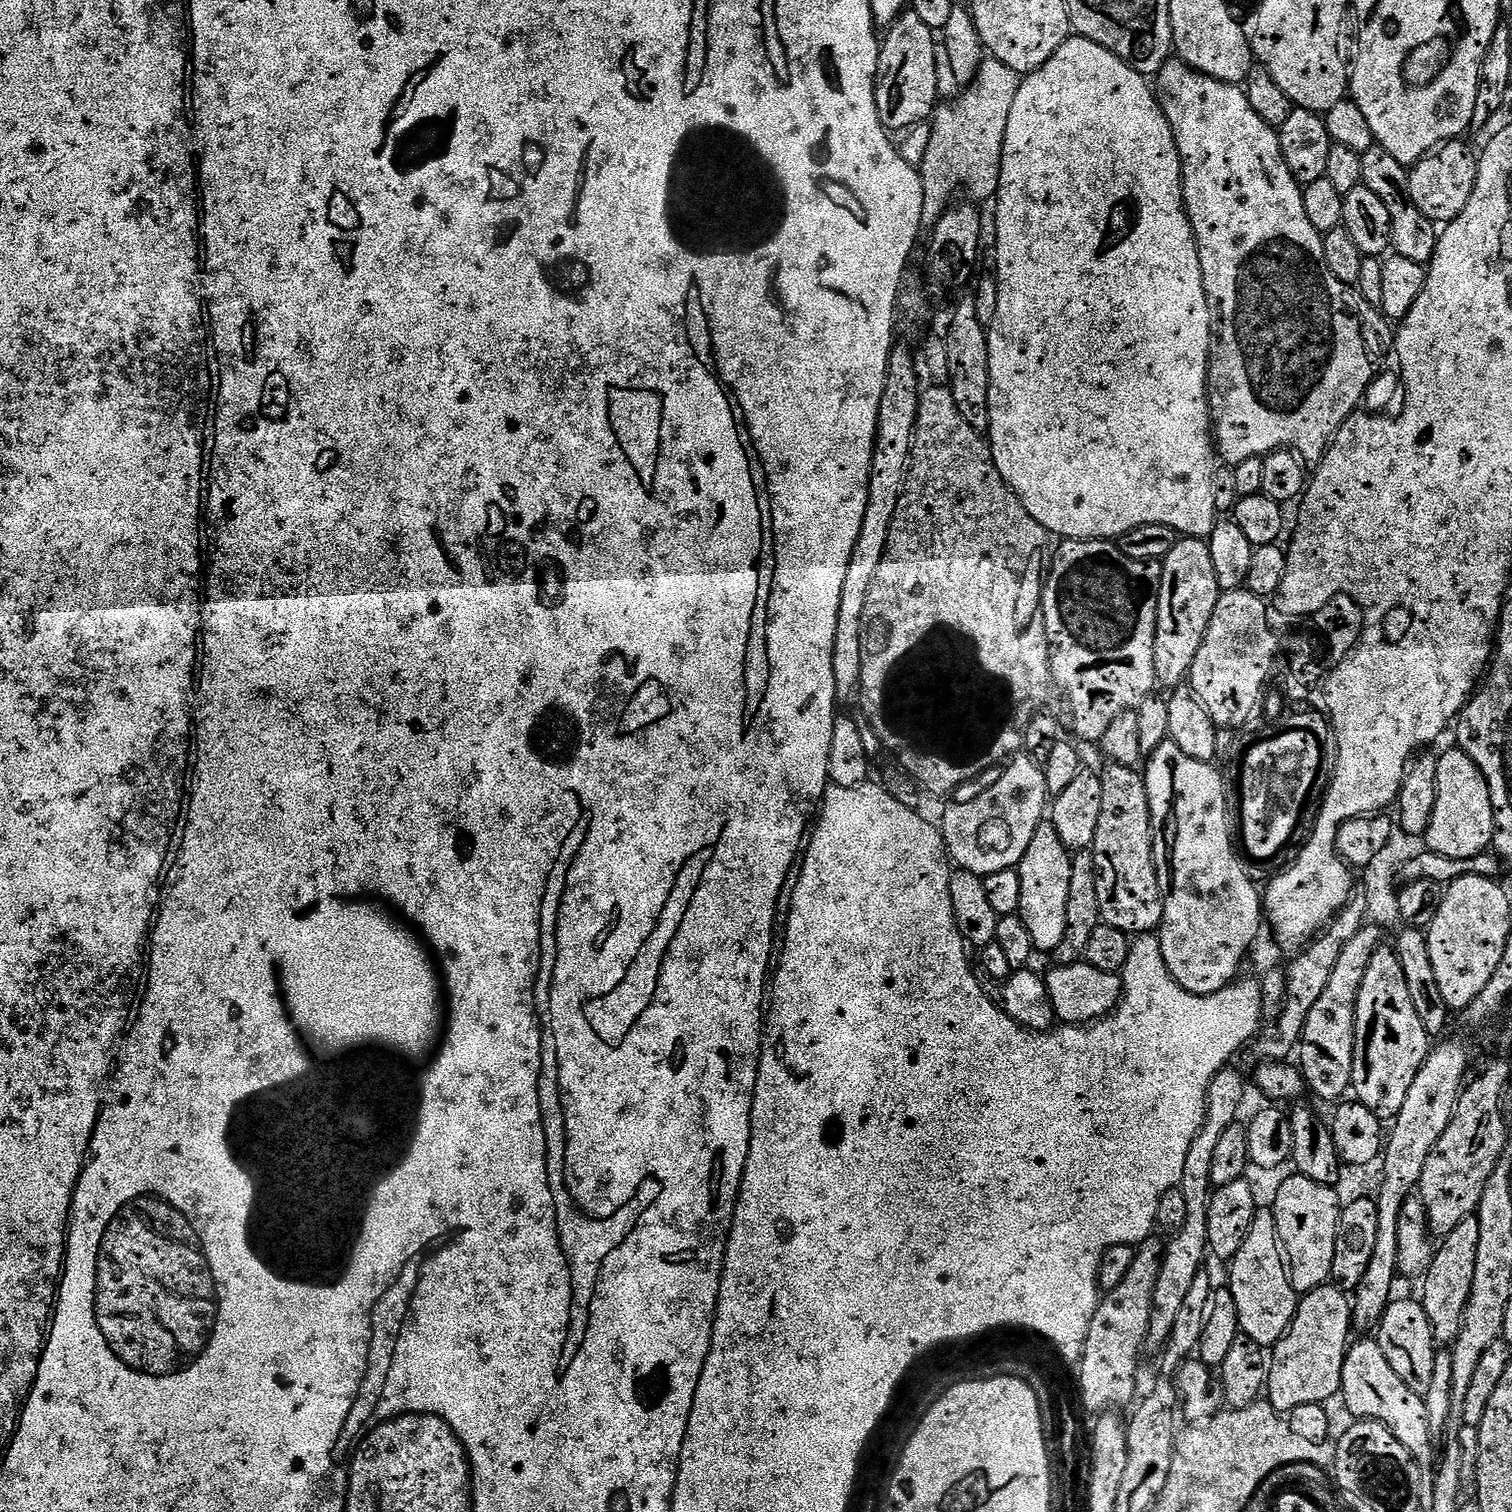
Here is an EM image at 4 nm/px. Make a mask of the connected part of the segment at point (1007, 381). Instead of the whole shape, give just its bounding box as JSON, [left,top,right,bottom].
[986,34,1218,541]

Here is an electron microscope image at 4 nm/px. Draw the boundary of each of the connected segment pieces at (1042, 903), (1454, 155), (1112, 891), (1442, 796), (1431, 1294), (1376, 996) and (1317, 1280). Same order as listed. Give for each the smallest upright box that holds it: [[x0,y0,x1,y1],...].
[[1018,822,1073,953],[1408,138,1478,222],[1090,763,1164,934],[1424,746,1494,859],[1422,1215,1478,1346],[1351,946,1430,1122],[1274,1174,1342,1294]]

